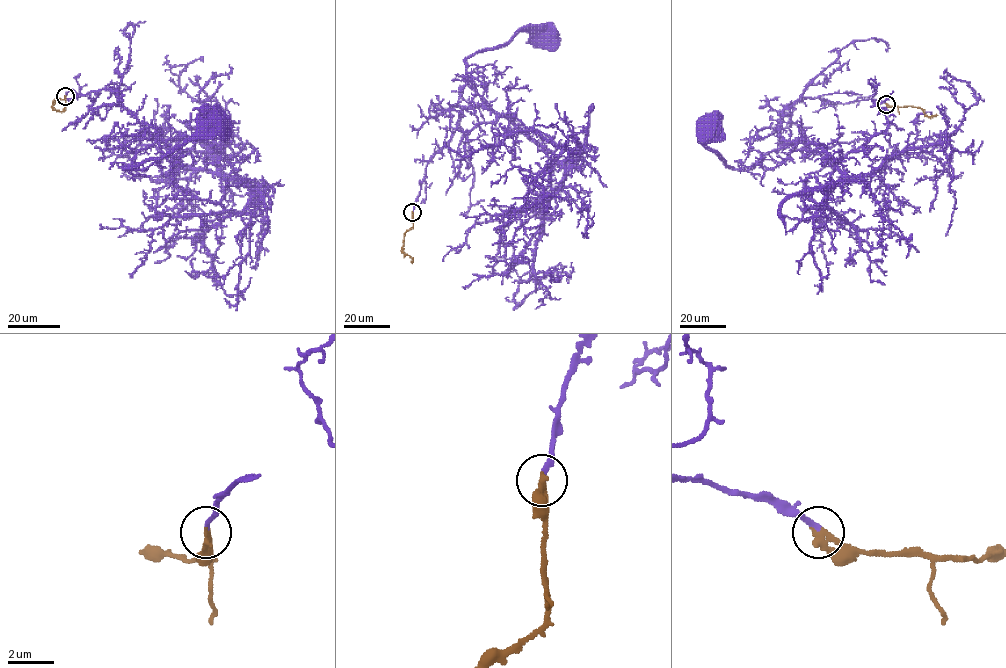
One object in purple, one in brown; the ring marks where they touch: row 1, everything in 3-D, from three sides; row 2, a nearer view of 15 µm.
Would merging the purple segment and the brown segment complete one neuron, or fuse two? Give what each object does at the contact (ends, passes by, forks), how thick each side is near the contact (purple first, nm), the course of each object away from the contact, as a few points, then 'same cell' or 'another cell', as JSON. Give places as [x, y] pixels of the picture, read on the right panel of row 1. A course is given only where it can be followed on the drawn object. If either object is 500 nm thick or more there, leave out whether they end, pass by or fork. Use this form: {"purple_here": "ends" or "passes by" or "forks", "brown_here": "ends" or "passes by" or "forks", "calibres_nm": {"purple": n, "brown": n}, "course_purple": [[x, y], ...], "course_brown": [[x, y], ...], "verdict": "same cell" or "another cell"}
{"purple_here": "ends", "brown_here": "ends", "calibres_nm": {"purple": 180, "brown": 280}, "course_purple": [[886, 104], [875, 99], [797, 100], [780, 122], [784, 143], [746, 169], [729, 167], [706, 144], [710, 129]], "course_brown": [[886, 104], [917, 107], [932, 118], [936, 114]], "verdict": "same cell"}

